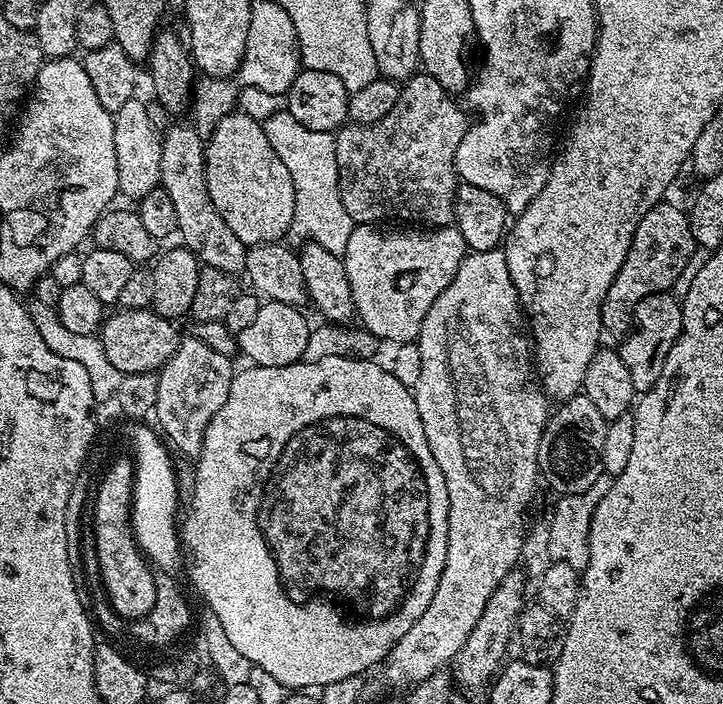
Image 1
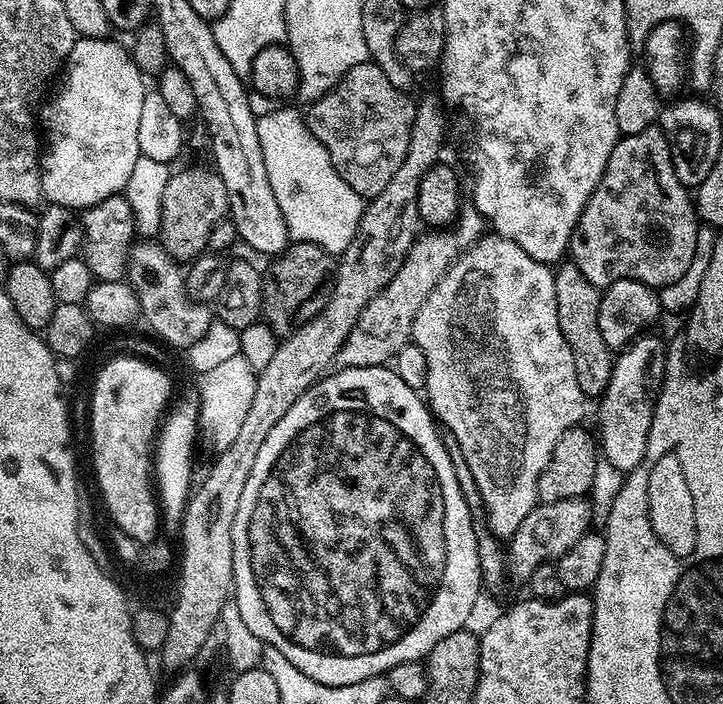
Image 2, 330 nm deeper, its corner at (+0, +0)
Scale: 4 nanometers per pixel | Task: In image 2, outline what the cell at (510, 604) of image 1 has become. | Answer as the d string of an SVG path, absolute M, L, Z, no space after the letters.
M587 499L567 500L566 502L537 503L536 507L522 518L522 526L514 530L507 541L508 574L513 581L527 582L534 570L543 564L551 564L560 559L578 538L585 536L593 527L592 506Z

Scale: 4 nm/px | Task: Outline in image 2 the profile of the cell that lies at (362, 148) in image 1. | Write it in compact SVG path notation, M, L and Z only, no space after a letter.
M359 64L329 90L311 102L306 112L308 129L326 150L334 170L362 197L382 194L386 182L394 178L410 146L410 130L416 104L408 92L398 90L377 64Z

